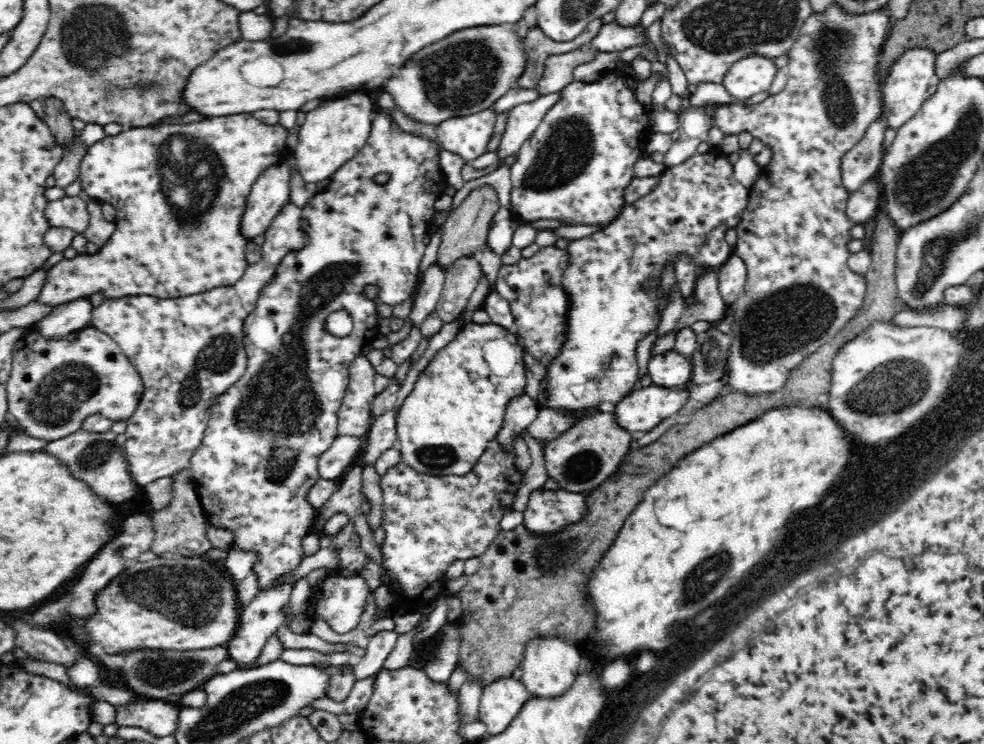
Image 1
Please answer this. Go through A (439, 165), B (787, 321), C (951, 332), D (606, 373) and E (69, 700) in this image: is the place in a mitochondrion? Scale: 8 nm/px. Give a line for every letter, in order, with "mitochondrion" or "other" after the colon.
A: other
B: mitochondrion
C: other
D: mitochondrion
E: other

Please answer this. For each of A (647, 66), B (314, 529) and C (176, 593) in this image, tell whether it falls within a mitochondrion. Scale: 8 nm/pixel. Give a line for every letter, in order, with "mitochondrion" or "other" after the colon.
A: other
B: other
C: mitochondrion

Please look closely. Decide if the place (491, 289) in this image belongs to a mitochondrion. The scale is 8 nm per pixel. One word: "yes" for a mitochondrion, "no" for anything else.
no

